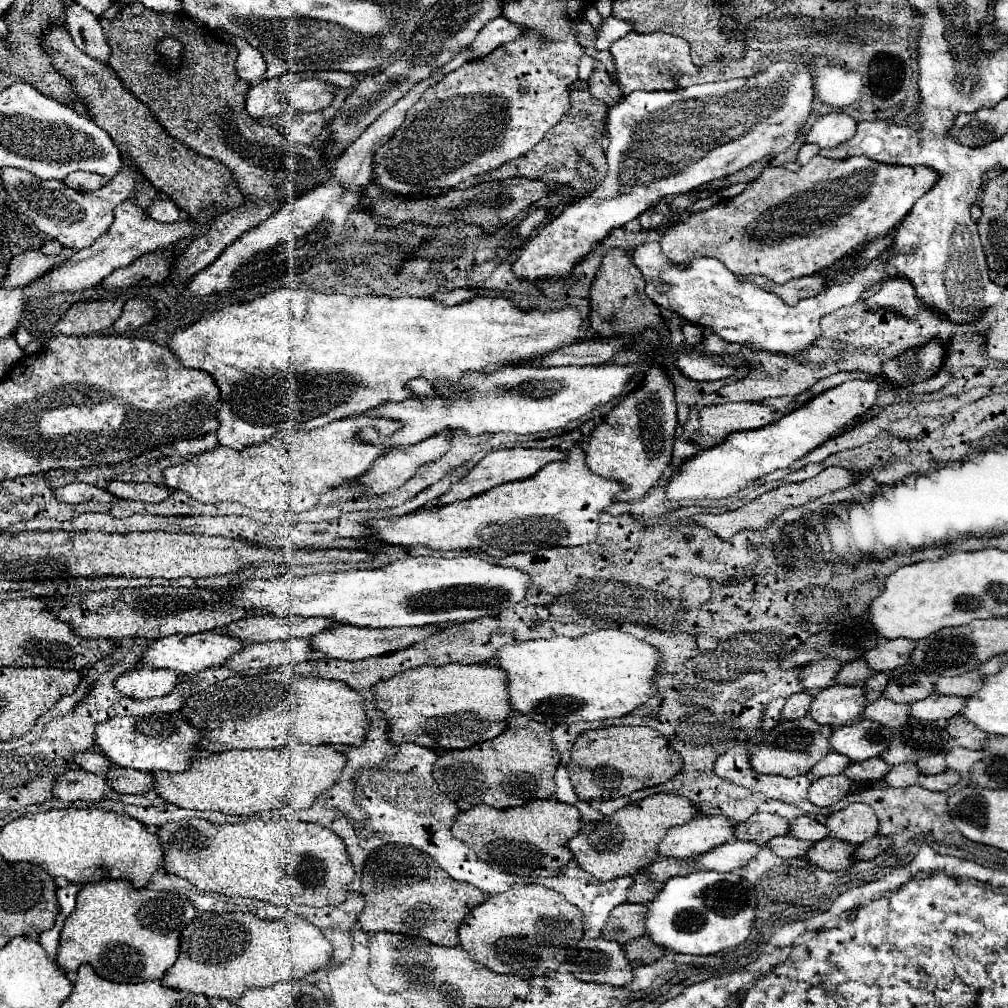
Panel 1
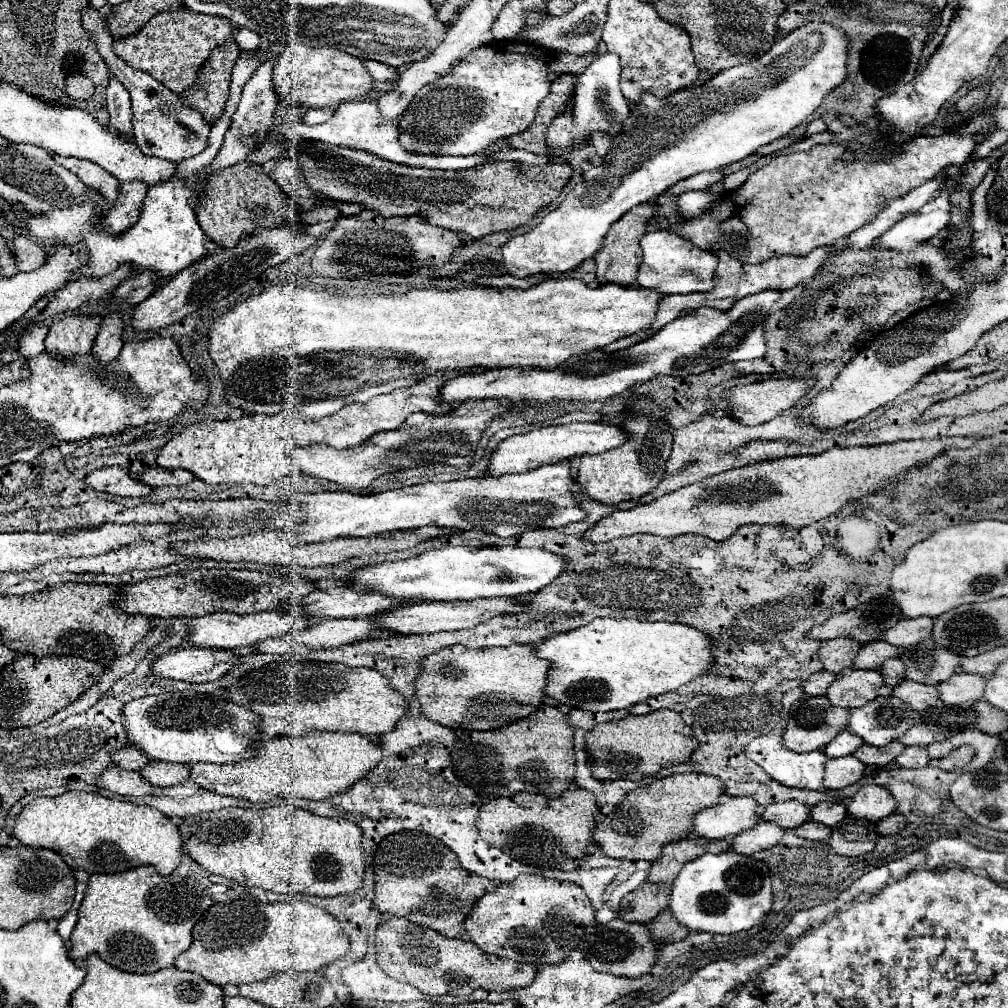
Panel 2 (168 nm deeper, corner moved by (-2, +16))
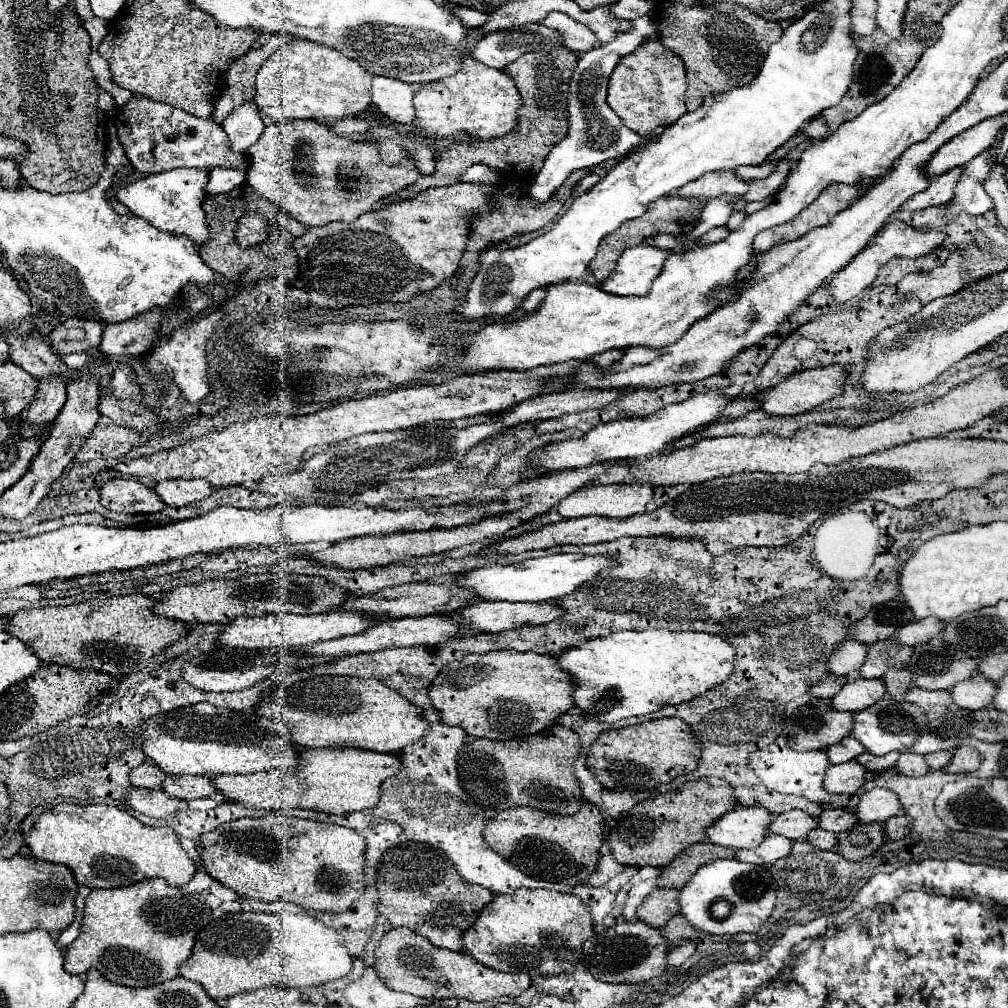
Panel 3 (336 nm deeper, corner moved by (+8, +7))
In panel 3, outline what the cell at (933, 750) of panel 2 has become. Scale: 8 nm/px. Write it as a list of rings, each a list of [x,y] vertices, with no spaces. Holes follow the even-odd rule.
[[[936,751],[930,755],[924,755],[924,759],[930,769],[944,769],[948,765],[948,761],[952,759],[952,753],[950,751]]]

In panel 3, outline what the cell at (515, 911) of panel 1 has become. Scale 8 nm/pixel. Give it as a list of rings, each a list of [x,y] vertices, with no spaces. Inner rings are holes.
[[[518,889],[512,895],[496,895],[464,933],[466,951],[482,965],[534,975],[572,971],[580,961],[582,943],[592,937],[592,917],[580,897],[546,889]]]

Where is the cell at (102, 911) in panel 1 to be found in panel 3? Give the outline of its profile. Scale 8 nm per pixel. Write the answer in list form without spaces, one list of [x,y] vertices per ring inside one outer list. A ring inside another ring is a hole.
[[[146,879],[118,889],[92,889],[82,917],[82,933],[64,951],[64,969],[72,975],[80,975],[86,969],[98,969],[108,981],[128,987],[150,987],[178,977],[178,965],[192,953],[196,933],[212,919],[212,911],[194,893],[186,893],[180,887],[166,885],[164,879]]]

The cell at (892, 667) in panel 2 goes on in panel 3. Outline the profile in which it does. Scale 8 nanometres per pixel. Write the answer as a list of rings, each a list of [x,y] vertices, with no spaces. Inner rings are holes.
[[[888,669],[886,675],[882,677],[882,681],[892,699],[902,699],[904,697],[902,693],[906,693],[912,687],[912,673],[906,669]]]

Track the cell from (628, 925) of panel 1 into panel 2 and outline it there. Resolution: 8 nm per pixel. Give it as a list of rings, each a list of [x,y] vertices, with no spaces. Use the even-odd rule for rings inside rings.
[[[644,882],[638,886],[634,892],[624,896],[622,908],[620,908],[620,918],[626,922],[642,922],[648,924],[652,922],[662,910],[668,908],[668,898],[670,898],[672,884],[654,884],[654,882]]]

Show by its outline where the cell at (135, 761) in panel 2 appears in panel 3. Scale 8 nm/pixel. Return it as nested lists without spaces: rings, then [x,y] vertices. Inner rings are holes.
[[[142,763],[130,771],[130,783],[134,787],[146,787],[146,789],[158,789],[160,783],[170,777],[164,771],[160,771],[156,765]]]

